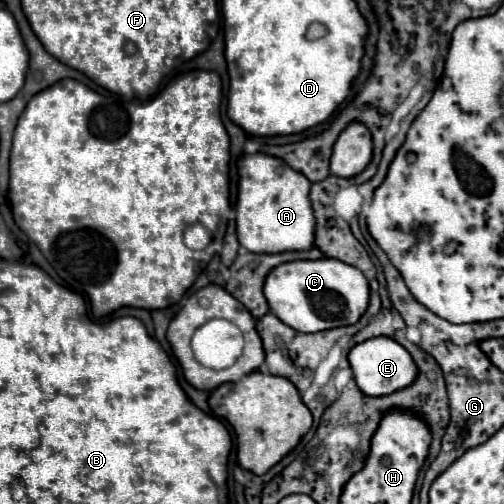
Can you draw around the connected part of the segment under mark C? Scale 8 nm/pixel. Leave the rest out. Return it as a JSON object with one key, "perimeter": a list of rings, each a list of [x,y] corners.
{"perimeter":[[[294,260],[284,262],[266,276],[266,300],[270,312],[298,332],[320,332],[356,324],[368,306],[368,282],[364,274],[340,260]]]}

